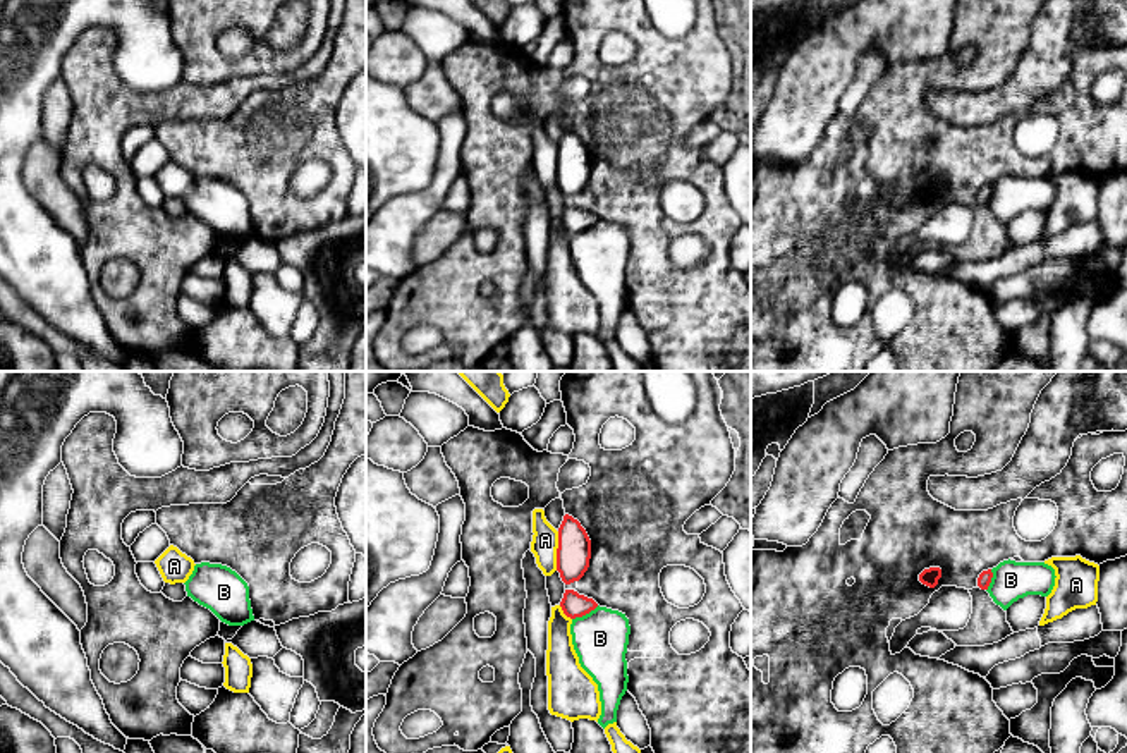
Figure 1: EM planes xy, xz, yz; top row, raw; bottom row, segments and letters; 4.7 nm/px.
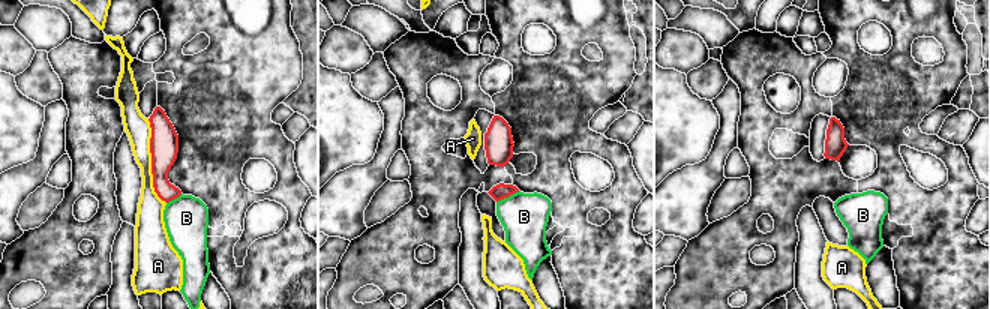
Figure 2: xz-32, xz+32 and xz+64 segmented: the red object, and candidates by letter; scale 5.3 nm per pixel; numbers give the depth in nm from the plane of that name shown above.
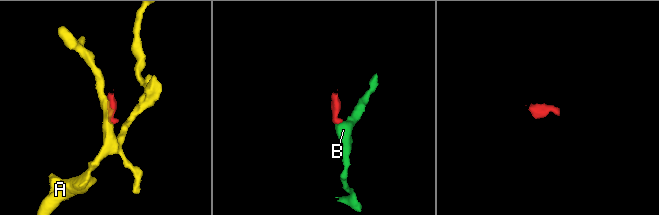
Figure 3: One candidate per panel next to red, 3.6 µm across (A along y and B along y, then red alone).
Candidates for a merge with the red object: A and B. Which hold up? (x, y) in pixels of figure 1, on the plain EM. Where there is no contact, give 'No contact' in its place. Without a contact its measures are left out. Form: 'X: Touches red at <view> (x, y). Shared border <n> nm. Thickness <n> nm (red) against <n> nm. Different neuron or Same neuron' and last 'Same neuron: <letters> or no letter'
A: Touches red at xz (557, 165). Shared border 180 nm. Thickness 160 nm (red) against 130 nm. Different neuron
B: Touches red at xz (584, 229). Shared border 140 nm. Thickness 120 nm (red) against 260 nm. Different neuron
Same neuron: no letter

